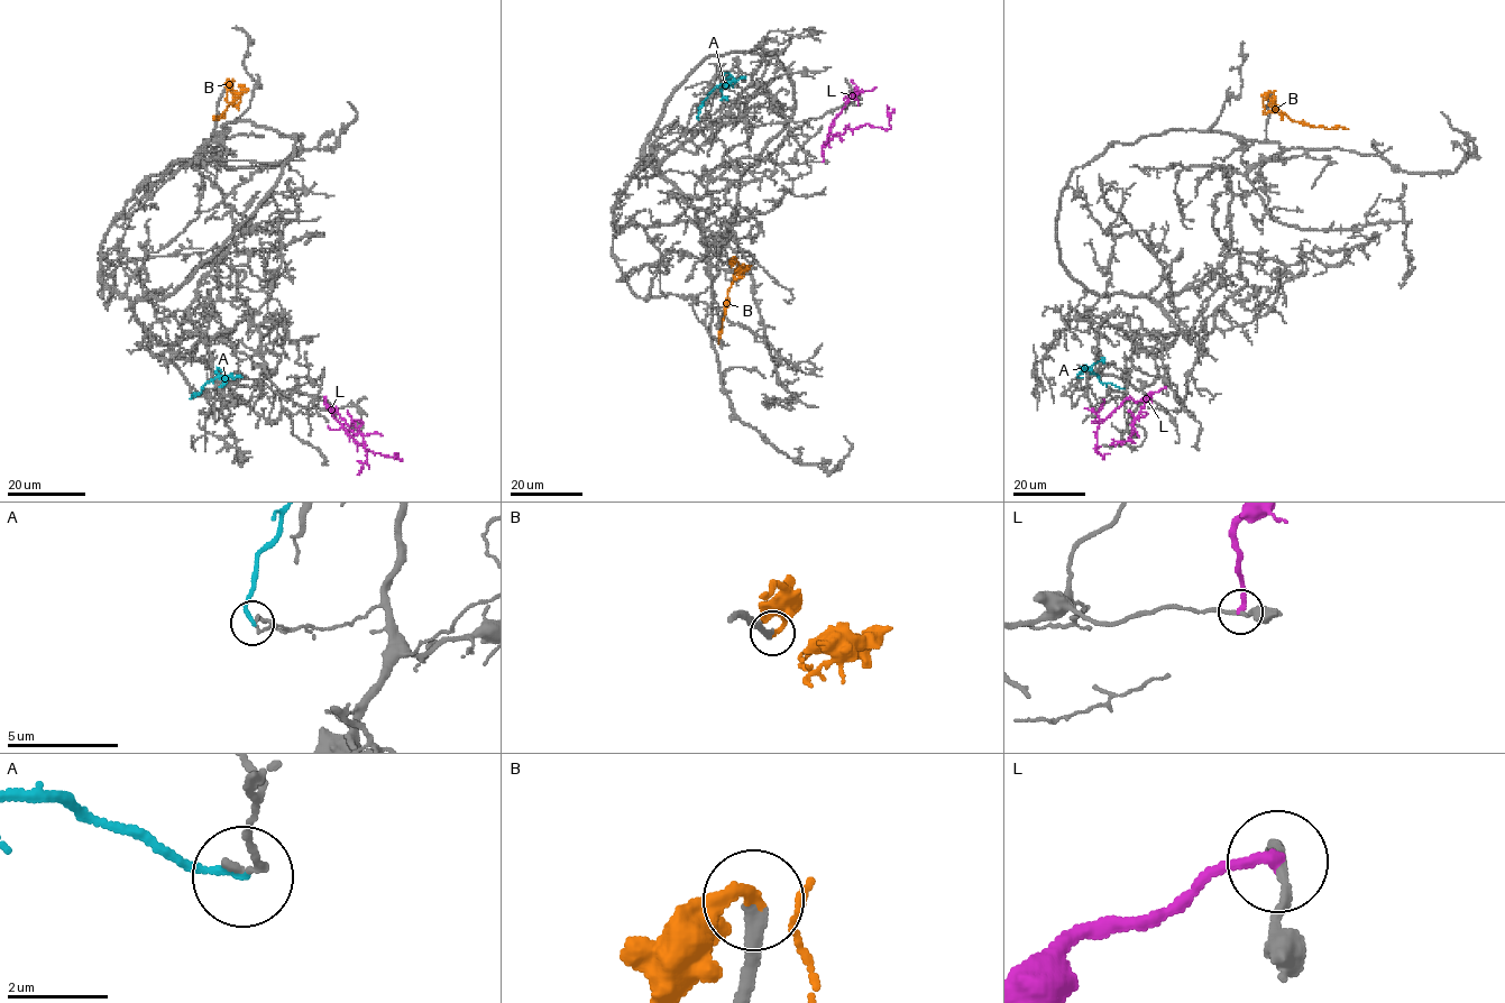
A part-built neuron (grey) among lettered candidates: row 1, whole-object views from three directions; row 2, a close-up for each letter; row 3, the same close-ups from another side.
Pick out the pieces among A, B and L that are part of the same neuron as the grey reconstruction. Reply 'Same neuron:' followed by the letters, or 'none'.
Same neuron: B

